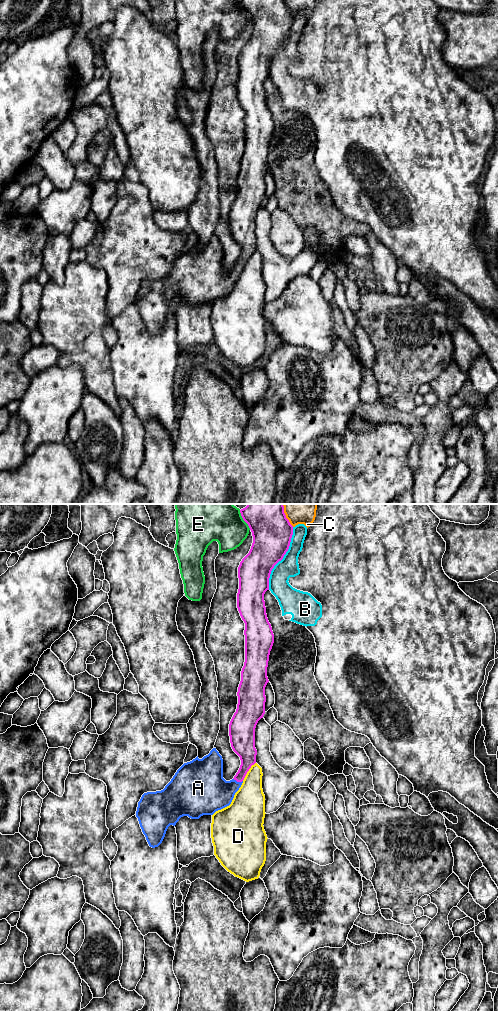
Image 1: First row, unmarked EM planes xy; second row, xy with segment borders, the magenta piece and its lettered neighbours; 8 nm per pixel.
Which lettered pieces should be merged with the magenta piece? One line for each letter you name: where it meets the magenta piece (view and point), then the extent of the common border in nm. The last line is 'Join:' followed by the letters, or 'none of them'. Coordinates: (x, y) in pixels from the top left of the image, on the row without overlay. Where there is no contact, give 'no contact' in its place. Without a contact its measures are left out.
A: xy (238, 269) | 80 nm
Join: A

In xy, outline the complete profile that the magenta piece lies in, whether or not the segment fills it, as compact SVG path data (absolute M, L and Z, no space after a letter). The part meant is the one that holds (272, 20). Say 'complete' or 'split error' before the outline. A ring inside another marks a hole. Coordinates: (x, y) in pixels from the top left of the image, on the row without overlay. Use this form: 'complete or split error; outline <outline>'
split error; outline M240 0L248 12L253 31L249 41L238 55L239 77L237 96L245 111L245 150L241 159L238 175L238 192L229 212L230 231L233 239L240 245L241 253L230 269L223 266L223 247L216 236L199 247L198 244L184 251L171 269L161 279L144 281L138 290L136 305L150 335L158 335L170 313L175 314L179 307L188 304L199 307L203 303L213 303L216 299L229 294L243 268L256 251L255 216L265 202L265 175L269 170L267 155L274 122L268 109L264 82L269 78L269 66L274 54L283 47L289 37L293 14L284 0Z

